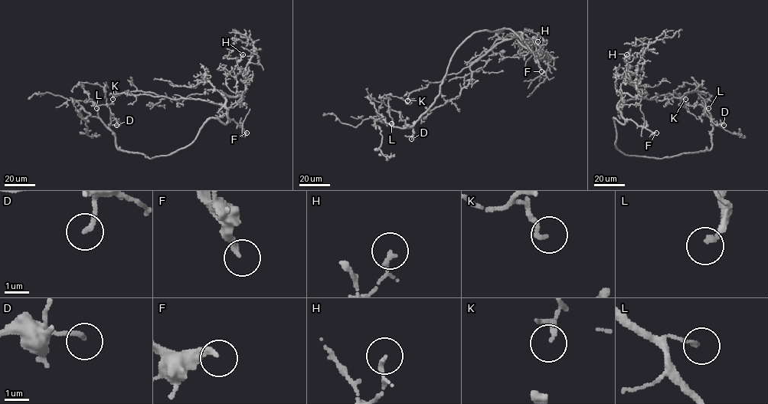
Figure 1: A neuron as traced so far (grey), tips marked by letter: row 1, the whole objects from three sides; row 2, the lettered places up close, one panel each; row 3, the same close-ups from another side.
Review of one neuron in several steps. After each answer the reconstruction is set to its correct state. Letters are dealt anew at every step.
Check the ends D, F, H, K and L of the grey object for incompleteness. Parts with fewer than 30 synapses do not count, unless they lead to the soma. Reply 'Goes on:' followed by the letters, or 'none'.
Goes on: F

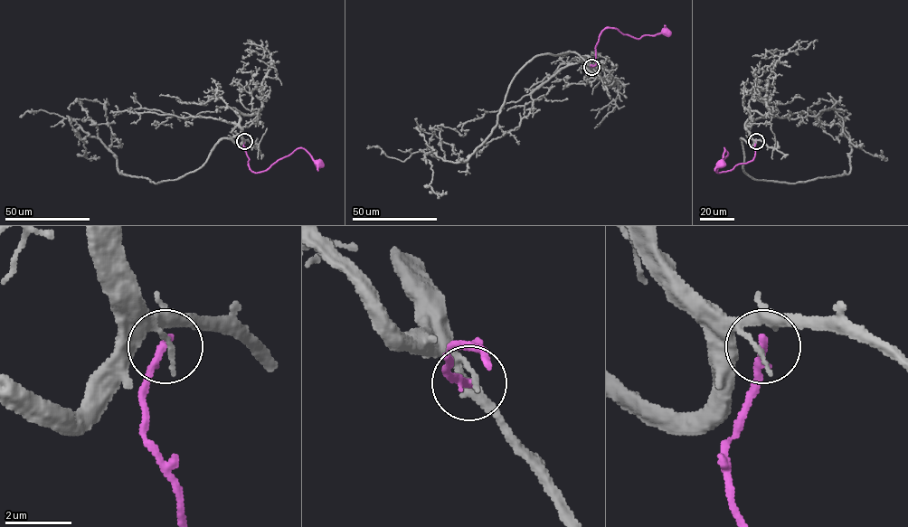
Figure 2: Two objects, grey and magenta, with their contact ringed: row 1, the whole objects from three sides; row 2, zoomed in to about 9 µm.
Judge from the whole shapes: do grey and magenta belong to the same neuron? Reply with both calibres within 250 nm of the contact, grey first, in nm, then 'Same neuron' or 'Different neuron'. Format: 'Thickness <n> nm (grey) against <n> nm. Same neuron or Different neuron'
Thickness 170 nm (grey) against 260 nm. Different neuron

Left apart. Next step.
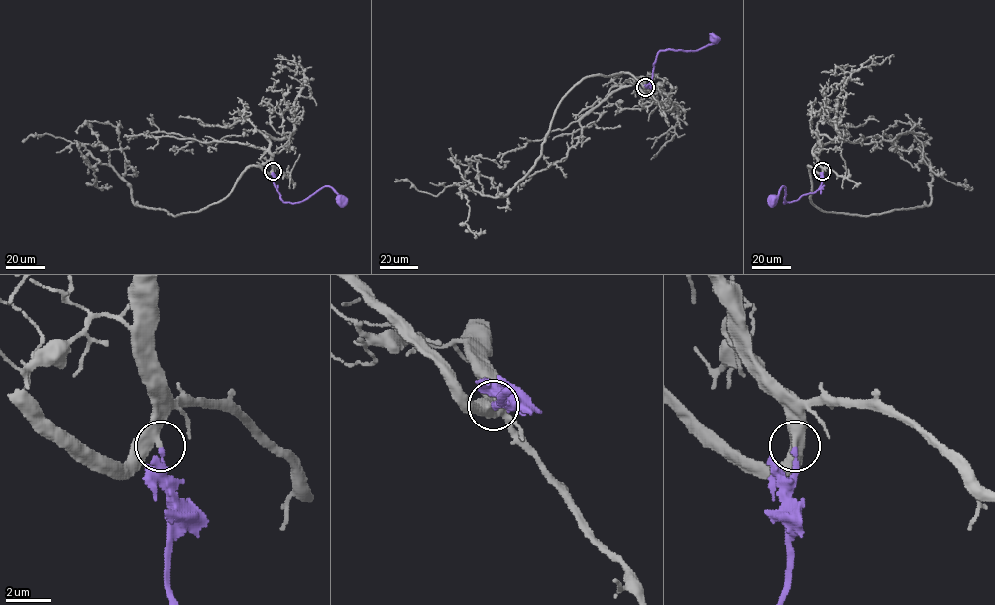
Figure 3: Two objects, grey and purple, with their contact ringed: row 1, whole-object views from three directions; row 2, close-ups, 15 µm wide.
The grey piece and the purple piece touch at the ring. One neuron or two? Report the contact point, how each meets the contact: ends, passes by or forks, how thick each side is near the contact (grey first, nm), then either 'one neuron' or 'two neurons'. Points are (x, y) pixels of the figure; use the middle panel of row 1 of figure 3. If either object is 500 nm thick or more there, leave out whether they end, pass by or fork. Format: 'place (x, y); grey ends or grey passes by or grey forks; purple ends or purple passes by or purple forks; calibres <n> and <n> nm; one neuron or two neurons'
place (645, 87); grey passes by; purple ends; calibres 420 and 220 nm; one neuron

